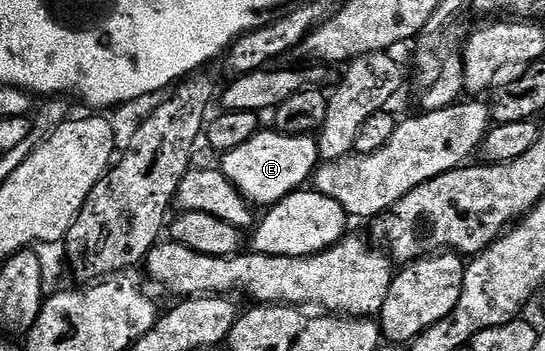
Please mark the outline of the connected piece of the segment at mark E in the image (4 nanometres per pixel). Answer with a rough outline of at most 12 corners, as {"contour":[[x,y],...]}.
{"contour":[[261,129],[221,170],[263,209],[321,162],[315,135]]}

